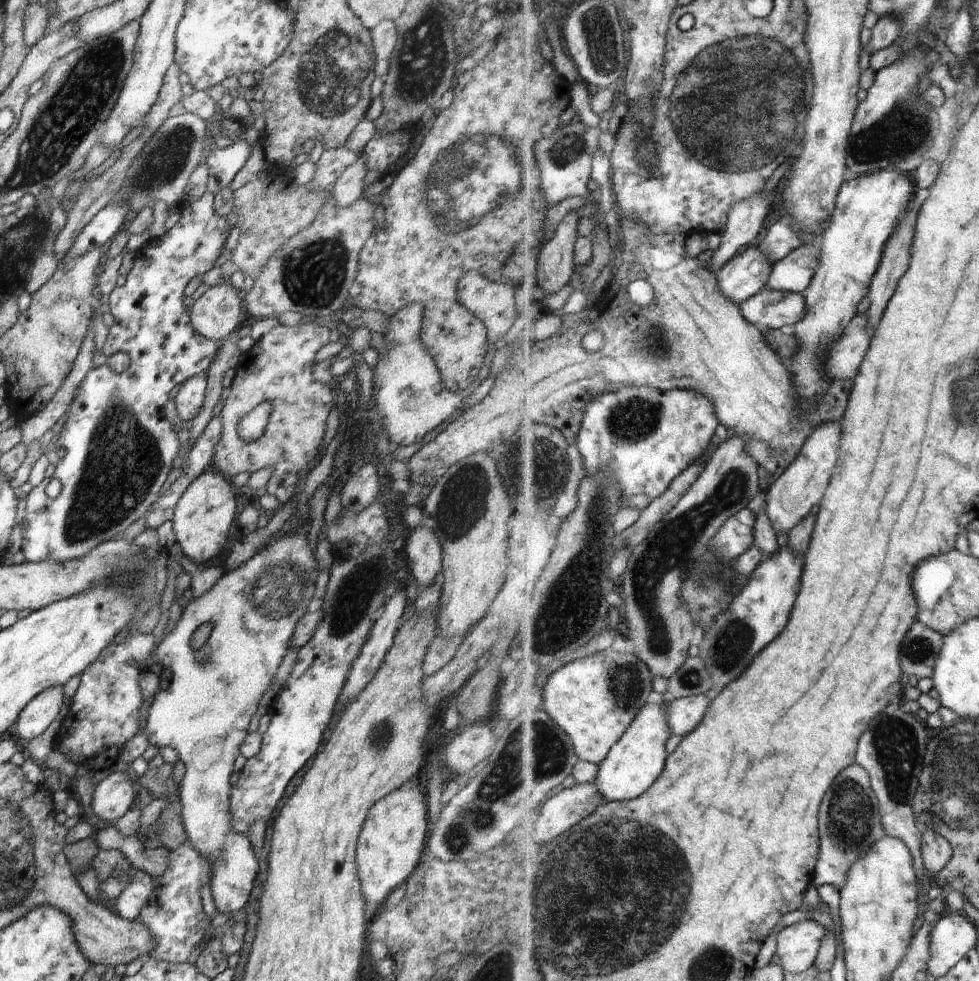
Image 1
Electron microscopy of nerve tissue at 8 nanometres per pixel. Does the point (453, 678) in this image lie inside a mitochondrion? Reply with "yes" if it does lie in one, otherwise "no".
no

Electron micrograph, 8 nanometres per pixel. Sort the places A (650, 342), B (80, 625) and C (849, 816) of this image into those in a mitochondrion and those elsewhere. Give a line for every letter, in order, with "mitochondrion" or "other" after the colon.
A: mitochondrion
B: other
C: mitochondrion

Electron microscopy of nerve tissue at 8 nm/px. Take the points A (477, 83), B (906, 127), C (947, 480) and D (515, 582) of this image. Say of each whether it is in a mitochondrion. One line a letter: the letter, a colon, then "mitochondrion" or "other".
A: other
B: mitochondrion
C: other
D: other

